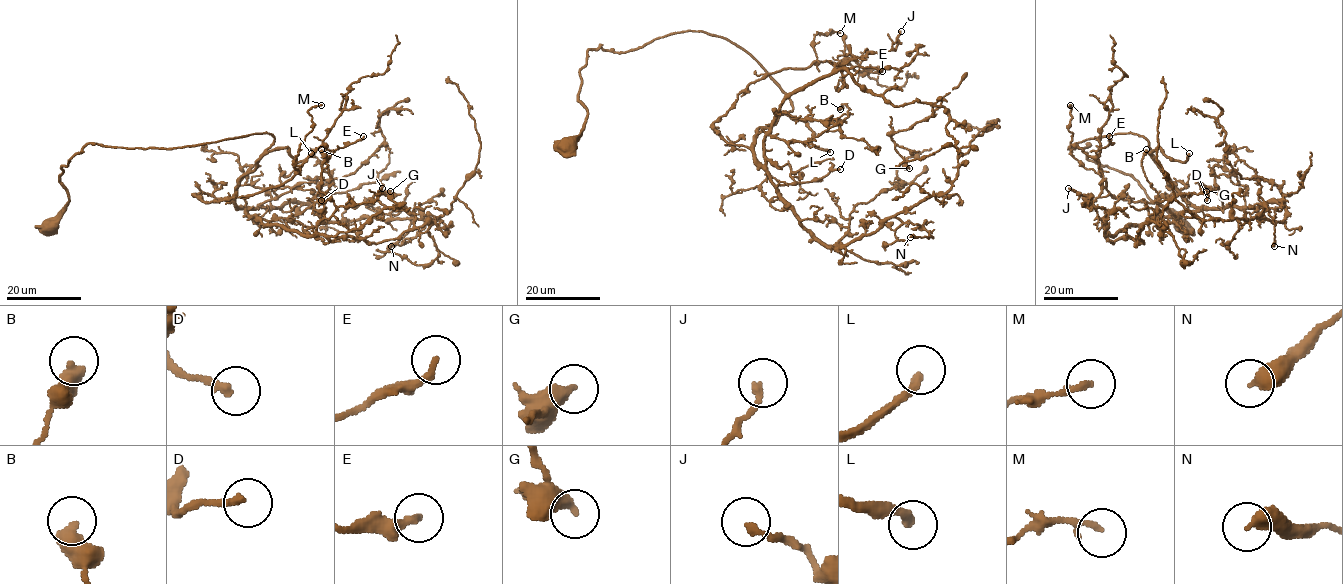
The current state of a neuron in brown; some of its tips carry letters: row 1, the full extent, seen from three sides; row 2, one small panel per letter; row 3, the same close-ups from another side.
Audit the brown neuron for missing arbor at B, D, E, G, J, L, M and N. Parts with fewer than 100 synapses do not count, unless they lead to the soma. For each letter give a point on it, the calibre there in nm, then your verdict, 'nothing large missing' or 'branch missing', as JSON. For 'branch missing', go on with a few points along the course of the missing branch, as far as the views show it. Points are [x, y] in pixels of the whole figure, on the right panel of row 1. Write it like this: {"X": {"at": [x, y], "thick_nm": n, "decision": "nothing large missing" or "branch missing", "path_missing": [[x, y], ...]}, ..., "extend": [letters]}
{"B": {"at": [1146, 149], "thick_nm": 500, "decision": "nothing large missing"}, "D": {"at": [1207, 200], "thick_nm": 240, "decision": "nothing large missing"}, "E": {"at": [1109, 136], "thick_nm": 200, "decision": "nothing large missing"}, "G": {"at": [1206, 191], "thick_nm": 360, "decision": "nothing large missing"}, "J": {"at": [1068, 188], "thick_nm": 220, "decision": "nothing large missing"}, "L": {"at": [1189, 153], "thick_nm": 260, "decision": "branch missing", "path_missing": [[1189, 153], [1201, 151], [1223, 107], [1219, 76], [1198, 66], [1156, 64], [1150, 53], [1131, 49], [1139, 36]]}, "M": {"at": [1070, 105], "thick_nm": 120, "decision": "nothing large missing"}, "N": {"at": [1274, 246], "thick_nm": 460, "decision": "nothing large missing"}, "extend": ["L"]}

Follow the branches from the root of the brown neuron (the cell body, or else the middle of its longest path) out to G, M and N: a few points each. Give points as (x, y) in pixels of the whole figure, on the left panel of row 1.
G: (48, 229), (90, 143), (268, 133), (235, 205), (332, 241), (410, 230), (373, 198), (390, 191)
M: (48, 229), (68, 202), (62, 166), (90, 143), (270, 134), (231, 201), (195, 195), (290, 180), (321, 105)
N: (48, 229), (90, 143), (268, 133), (237, 206), (405, 207), (391, 246)

